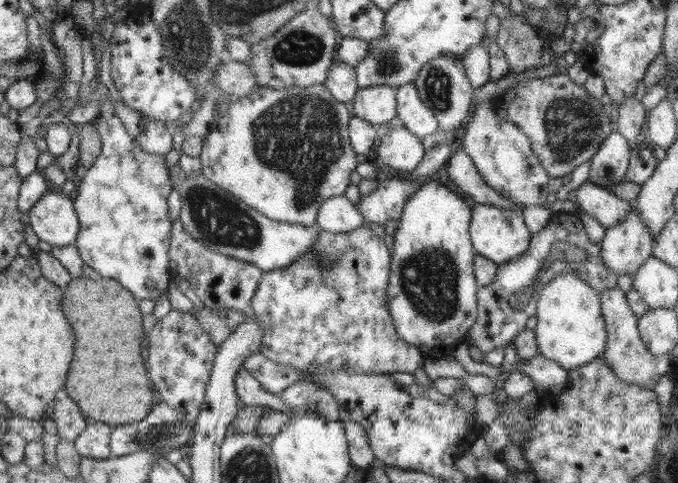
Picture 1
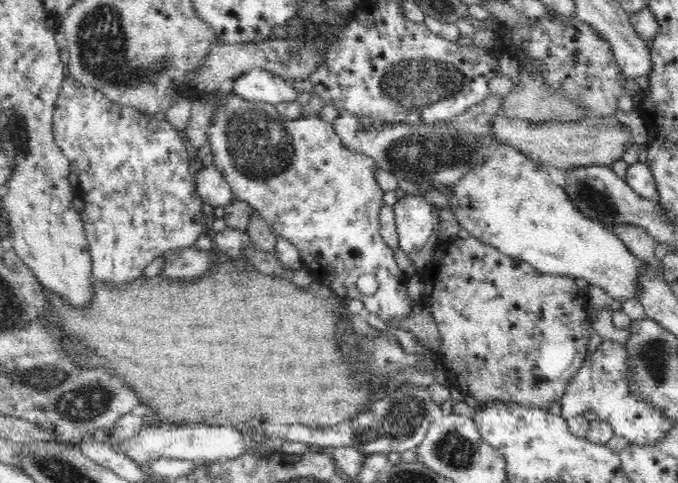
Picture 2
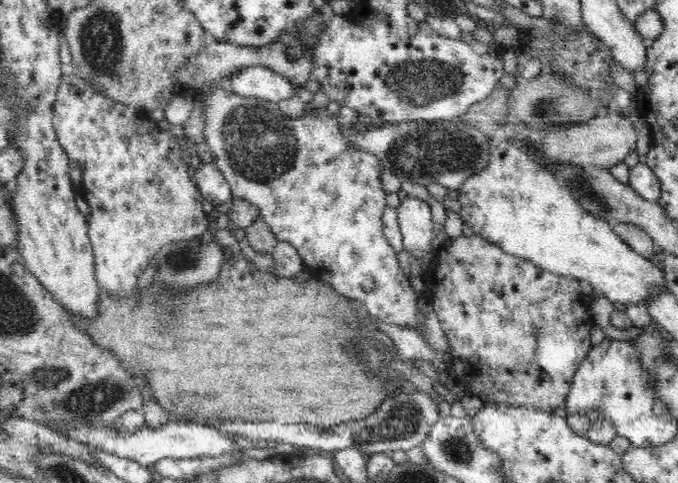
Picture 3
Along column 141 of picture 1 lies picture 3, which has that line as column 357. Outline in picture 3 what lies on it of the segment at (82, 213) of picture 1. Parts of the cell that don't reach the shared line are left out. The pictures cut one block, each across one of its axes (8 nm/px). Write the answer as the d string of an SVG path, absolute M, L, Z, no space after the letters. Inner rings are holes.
M208 85L208 88L204 90L197 90L200 93L202 101L204 101L204 136L206 144L208 144L213 162L218 167L218 170L222 172L228 184L231 186L231 191L236 199L244 199L250 203L254 203L260 209L259 216L263 218L263 221L271 228L271 231L276 237L277 241L288 242L288 244L294 246L301 256L304 264L304 269L309 271L309 274L314 279L320 279L334 287L335 291L338 291L340 295L348 297L349 299L360 300L363 303L364 311L366 314L372 314L377 316L380 321L388 322L390 324L396 324L402 328L410 328L414 330L418 328L422 322L424 322L424 316L418 309L418 295L412 289L410 278L404 274L398 261L398 253L392 249L392 246L388 244L387 239L384 236L382 229L384 224L382 223L382 212L386 208L386 190L382 185L382 172L384 172L384 165L378 161L378 157L375 154L360 150L358 147L354 147L340 131L340 125L336 121L336 116L332 115L326 109L318 114L304 114L302 117L290 118L282 111L280 111L278 104L274 102L268 102L261 100L260 98L244 98L234 93L231 88L224 85L213 88L212 85ZM364 280L372 280L374 284L374 290L366 292L362 284Z

